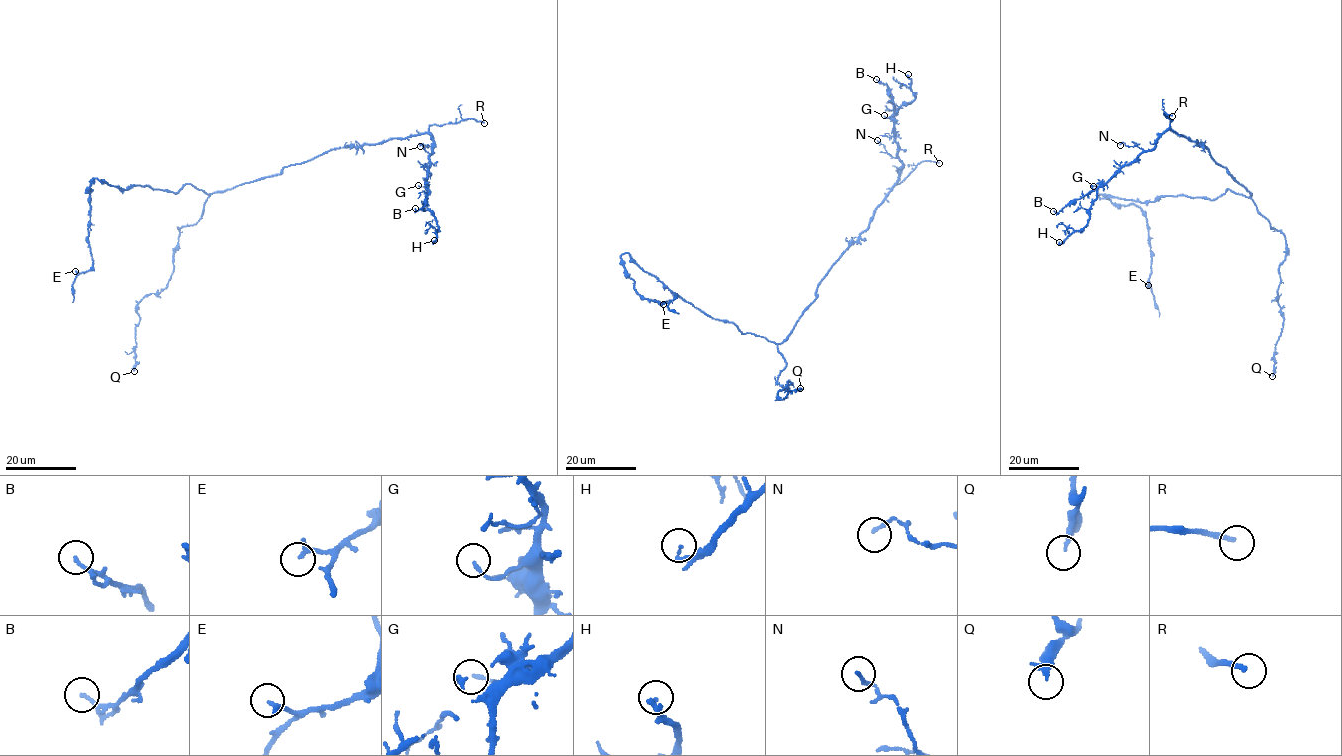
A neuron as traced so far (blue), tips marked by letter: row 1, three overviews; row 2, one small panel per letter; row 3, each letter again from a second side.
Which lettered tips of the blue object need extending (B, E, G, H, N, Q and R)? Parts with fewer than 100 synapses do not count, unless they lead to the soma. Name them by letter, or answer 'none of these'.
R

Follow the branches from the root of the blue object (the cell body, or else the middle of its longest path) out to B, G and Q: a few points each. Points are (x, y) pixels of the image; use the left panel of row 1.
B: (229, 190), (333, 149), (427, 133), (433, 143), (429, 191), (424, 207), (415, 208)
G: (229, 190), (276, 175), (287, 166), (333, 149), (427, 133), (433, 150), (427, 183), (425, 187), (418, 185)
Q: (229, 190), (213, 192), (201, 219), (179, 228), (167, 286), (136, 305), (134, 371)

